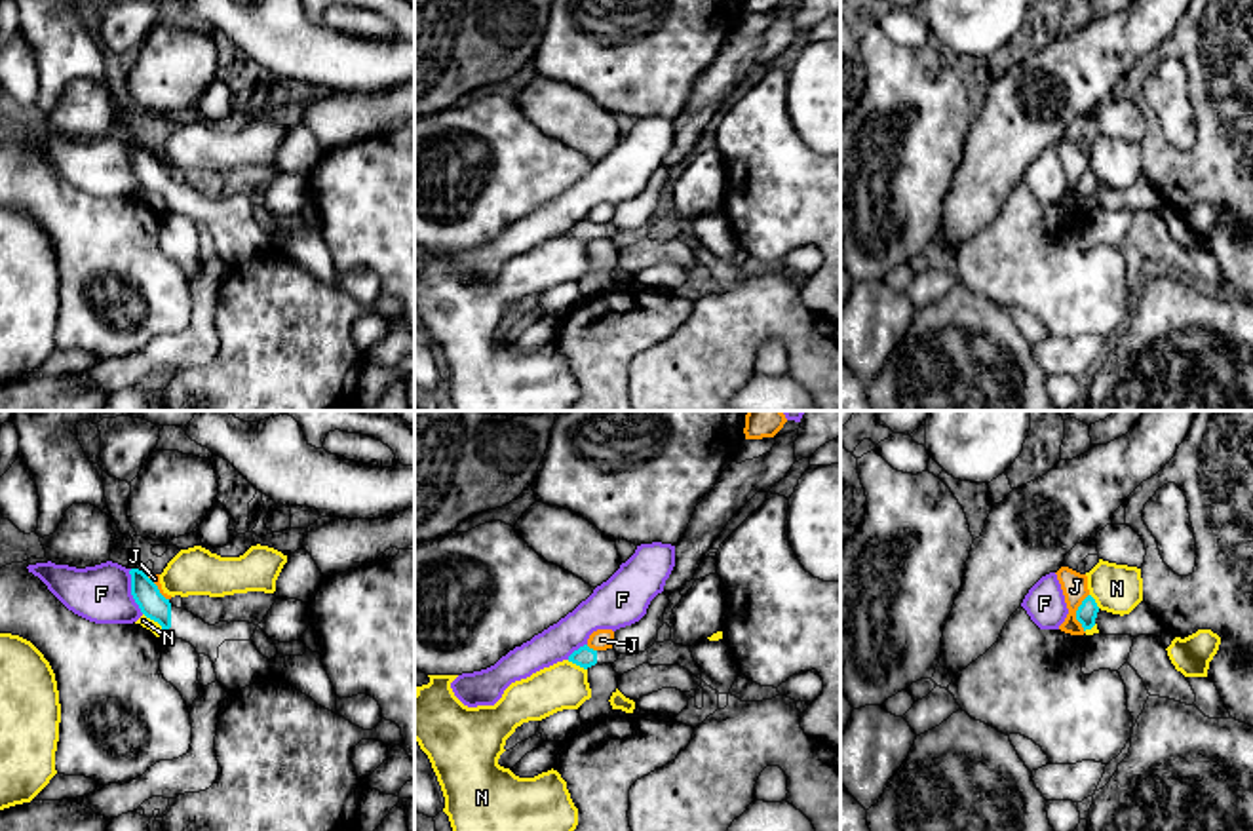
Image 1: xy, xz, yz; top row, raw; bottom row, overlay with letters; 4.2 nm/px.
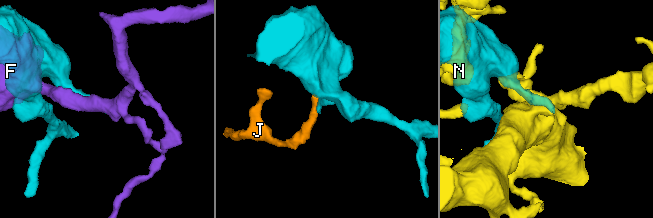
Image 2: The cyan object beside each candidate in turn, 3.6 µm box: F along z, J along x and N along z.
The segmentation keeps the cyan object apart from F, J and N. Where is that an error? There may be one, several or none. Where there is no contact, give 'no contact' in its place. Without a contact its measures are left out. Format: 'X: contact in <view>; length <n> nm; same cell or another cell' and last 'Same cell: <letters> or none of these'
F: contact in xy; length 200 nm; another cell
J: contact in yz; length 170 nm; another cell
N: contact in xy; length 130 nm; another cell
Same cell: none of these

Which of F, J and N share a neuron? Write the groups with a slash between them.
F / J / N

